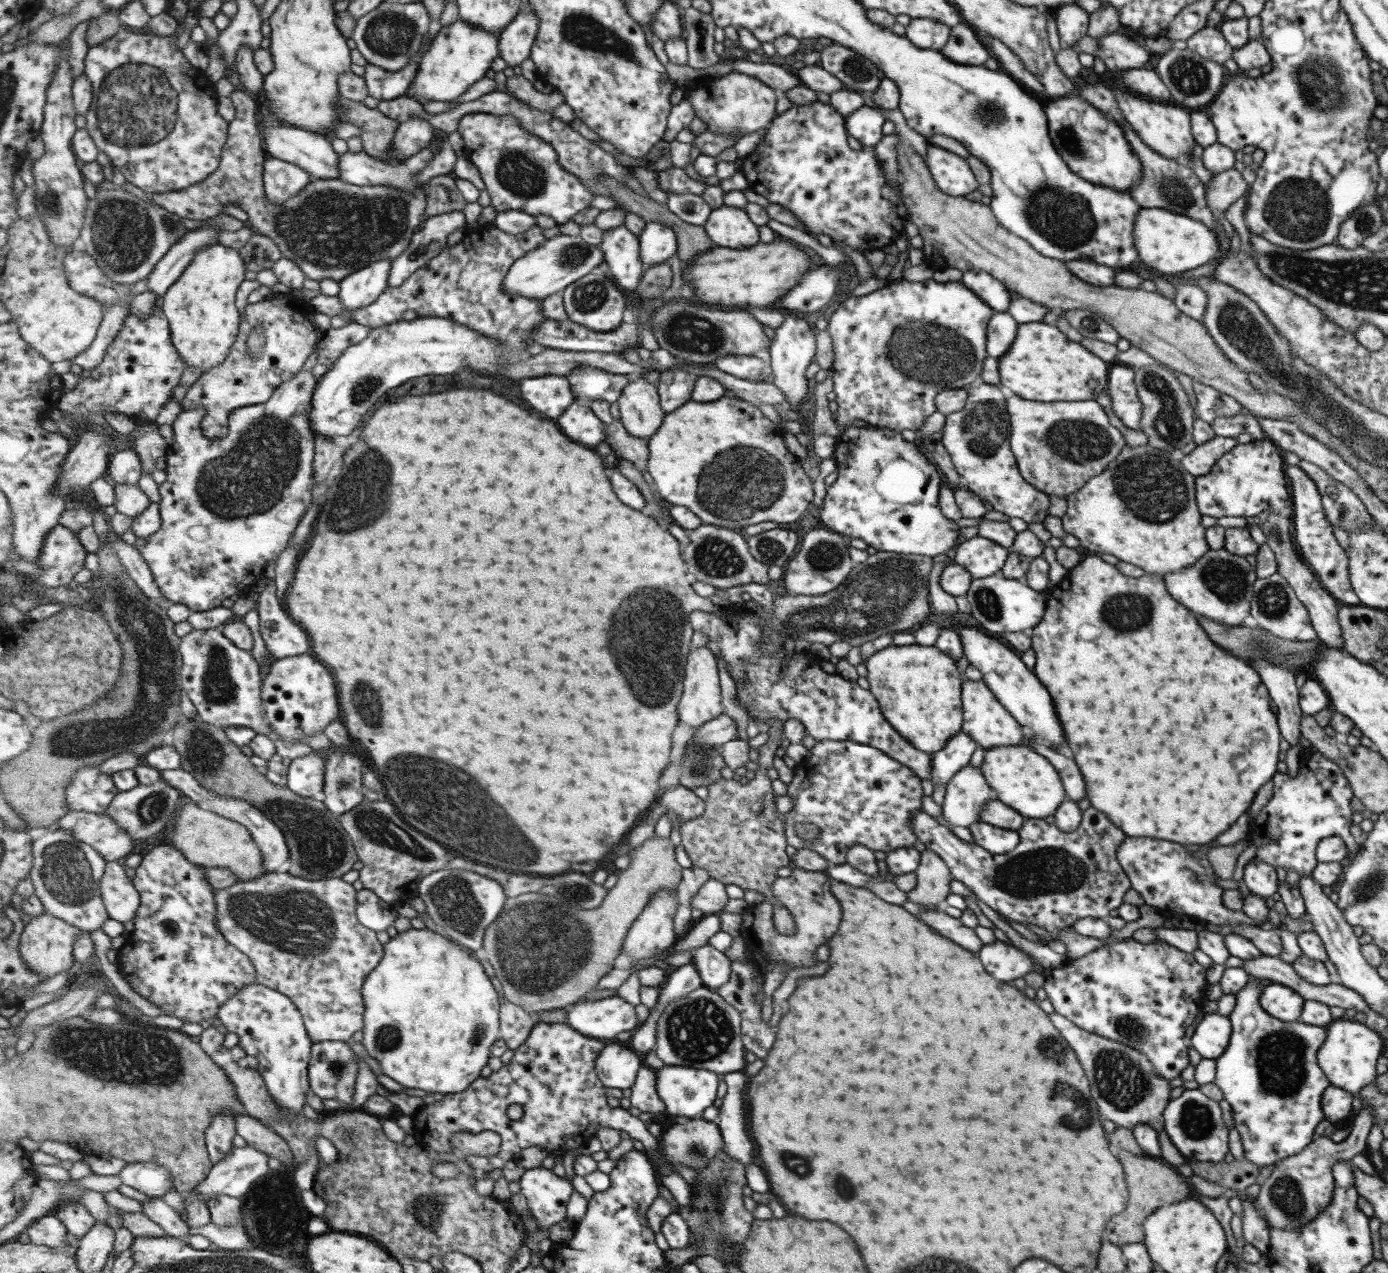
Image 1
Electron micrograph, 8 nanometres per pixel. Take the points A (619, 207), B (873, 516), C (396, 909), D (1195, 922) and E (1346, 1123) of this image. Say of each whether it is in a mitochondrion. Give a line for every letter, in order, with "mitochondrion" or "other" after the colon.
A: other
B: other
C: other
D: other
E: other

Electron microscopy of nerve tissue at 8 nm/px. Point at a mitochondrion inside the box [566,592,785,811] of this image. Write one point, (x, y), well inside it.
(701, 765)

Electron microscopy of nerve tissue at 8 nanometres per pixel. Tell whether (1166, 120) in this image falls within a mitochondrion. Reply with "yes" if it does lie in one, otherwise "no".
no

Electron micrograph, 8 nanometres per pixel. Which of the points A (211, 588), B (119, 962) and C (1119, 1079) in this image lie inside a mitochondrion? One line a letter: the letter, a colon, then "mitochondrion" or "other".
A: other
B: other
C: mitochondrion

